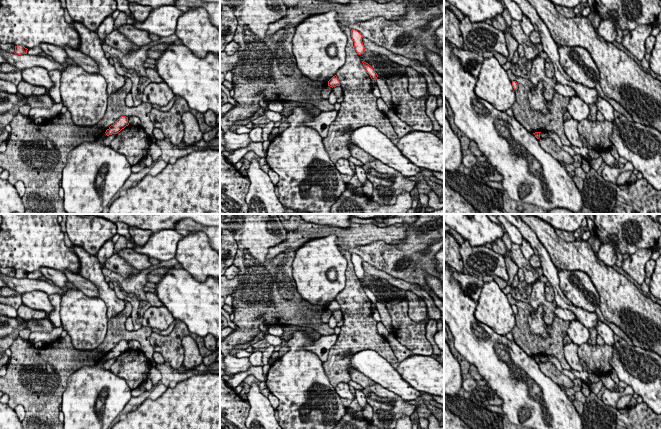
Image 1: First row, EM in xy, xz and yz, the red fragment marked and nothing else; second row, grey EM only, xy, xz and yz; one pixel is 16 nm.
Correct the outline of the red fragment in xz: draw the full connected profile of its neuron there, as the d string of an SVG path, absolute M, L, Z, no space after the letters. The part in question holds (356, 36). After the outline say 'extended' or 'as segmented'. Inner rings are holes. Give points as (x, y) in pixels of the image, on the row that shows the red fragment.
M355 29L351 30L351 37L354 41L354 47L358 55L361 55L365 52L365 47L362 42L363 36Z; as segmented

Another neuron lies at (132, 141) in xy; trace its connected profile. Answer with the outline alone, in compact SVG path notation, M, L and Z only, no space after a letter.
M128 125L116 134L110 147L123 154L131 166L141 162L148 154L151 138L141 125Z

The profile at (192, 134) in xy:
M185 112L181 119L184 125L183 142L187 146L193 146L195 143L203 139L203 133L199 128L198 121L192 113Z

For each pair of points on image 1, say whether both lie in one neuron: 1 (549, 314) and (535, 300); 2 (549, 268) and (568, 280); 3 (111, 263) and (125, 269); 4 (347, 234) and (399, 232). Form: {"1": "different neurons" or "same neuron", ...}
{"1": "same neuron", "2": "different neurons", "3": "same neuron", "4": "same neuron"}

